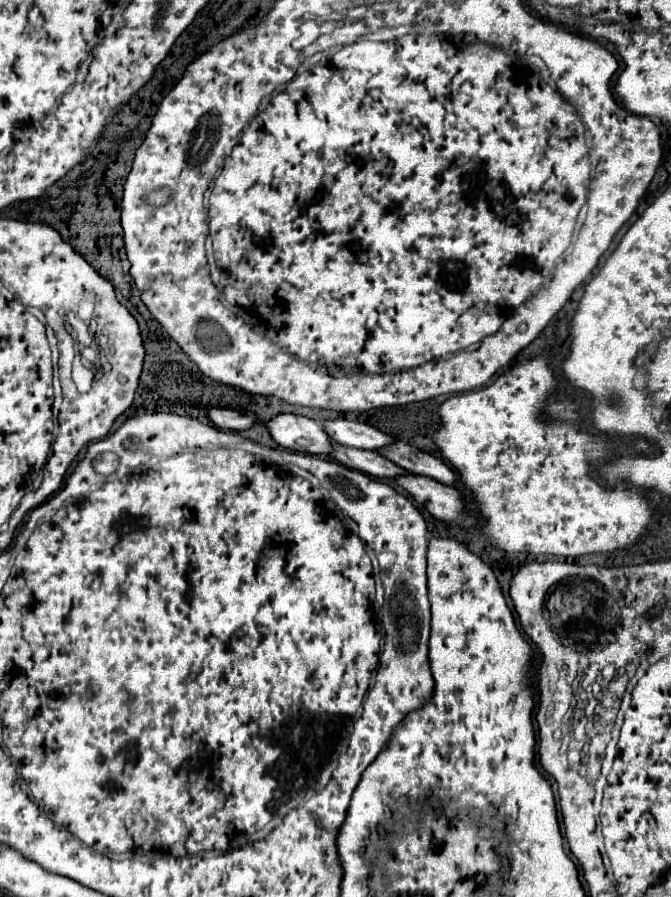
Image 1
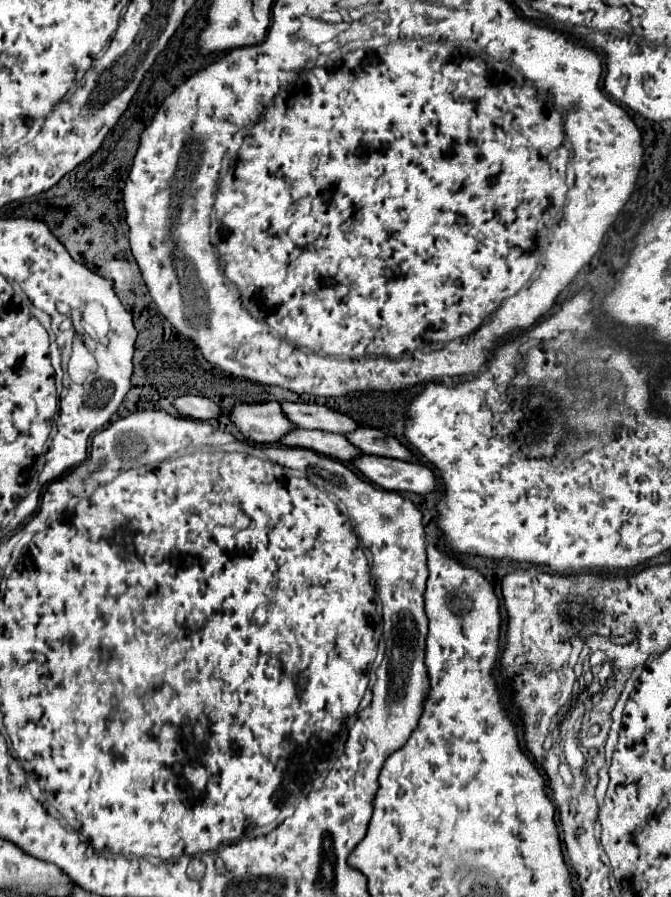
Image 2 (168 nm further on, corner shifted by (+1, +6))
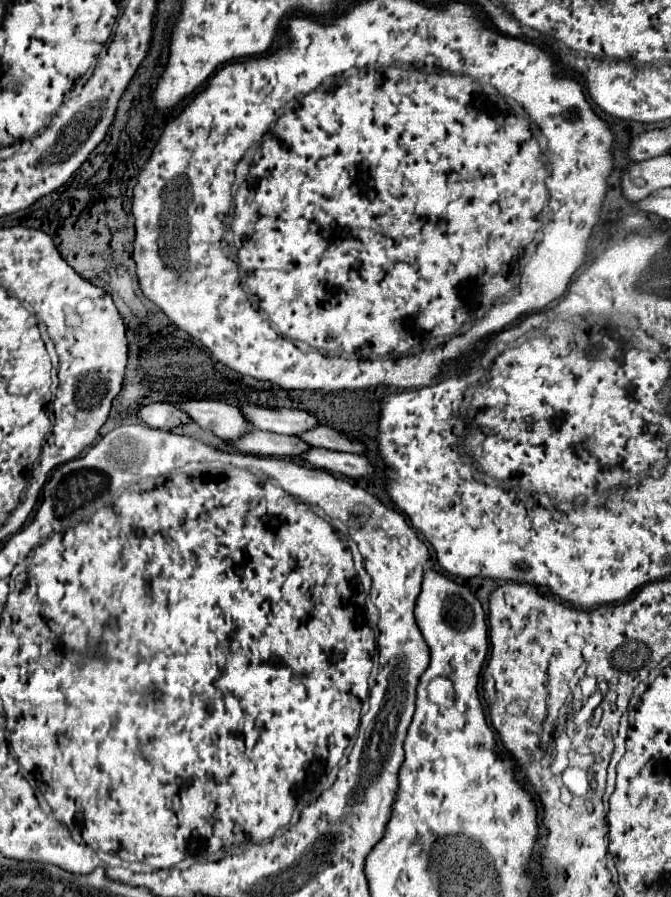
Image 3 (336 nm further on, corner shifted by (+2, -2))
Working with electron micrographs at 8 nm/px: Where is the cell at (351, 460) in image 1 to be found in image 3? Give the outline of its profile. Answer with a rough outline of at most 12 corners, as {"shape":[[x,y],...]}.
{"shape":[[253,430],[233,446],[247,454],[301,456],[299,436]]}

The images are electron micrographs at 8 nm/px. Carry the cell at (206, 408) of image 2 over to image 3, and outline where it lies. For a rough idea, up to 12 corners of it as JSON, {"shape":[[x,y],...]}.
{"shape":[[169,402],[143,406],[139,420],[171,430],[191,422]]}

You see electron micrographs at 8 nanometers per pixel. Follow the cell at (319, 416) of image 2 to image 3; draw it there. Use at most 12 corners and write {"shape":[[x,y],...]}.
{"shape":[[243,406],[259,430],[295,434],[319,420],[303,410]]}

